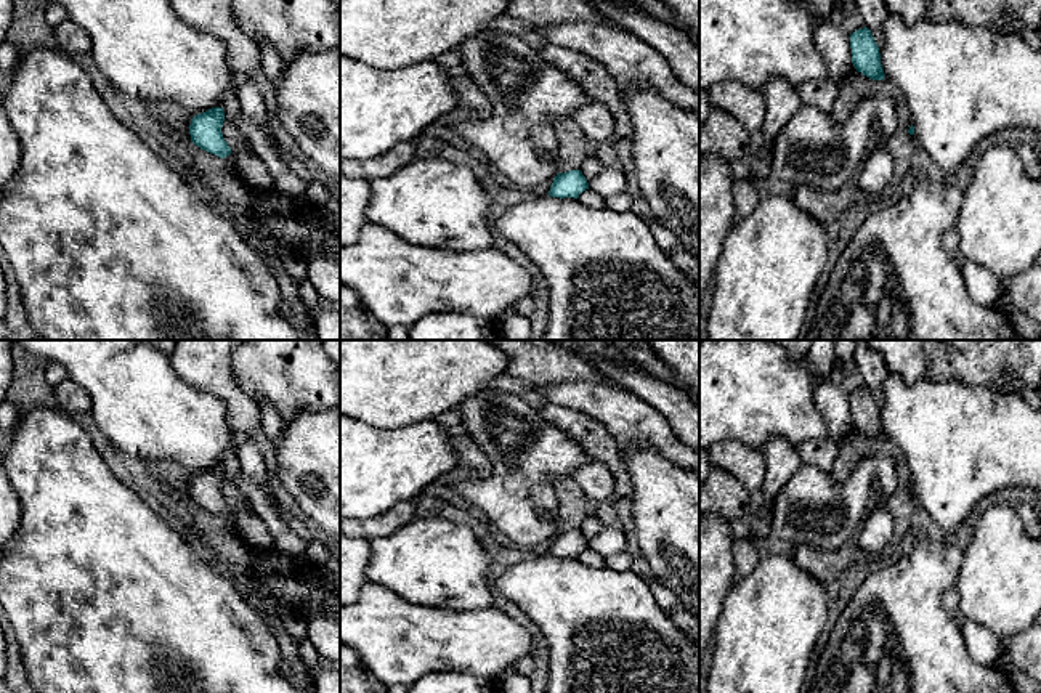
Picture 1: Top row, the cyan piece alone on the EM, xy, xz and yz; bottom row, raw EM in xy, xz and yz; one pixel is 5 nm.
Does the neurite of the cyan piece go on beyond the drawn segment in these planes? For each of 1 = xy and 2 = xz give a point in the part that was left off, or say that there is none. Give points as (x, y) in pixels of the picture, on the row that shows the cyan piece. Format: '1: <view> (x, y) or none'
1: none
2: none

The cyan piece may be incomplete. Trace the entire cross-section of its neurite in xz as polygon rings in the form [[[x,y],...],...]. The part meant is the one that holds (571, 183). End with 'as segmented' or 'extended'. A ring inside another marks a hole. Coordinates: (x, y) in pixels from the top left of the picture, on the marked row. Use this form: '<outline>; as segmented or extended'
[[[569,170],[558,173],[553,178],[549,196],[552,197],[574,197],[577,199],[581,192],[589,189],[589,183],[581,170]]]; as segmented

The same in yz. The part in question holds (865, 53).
[[[868,27],[850,34],[852,63],[858,72],[873,79],[884,80],[879,47]]]; as segmented

